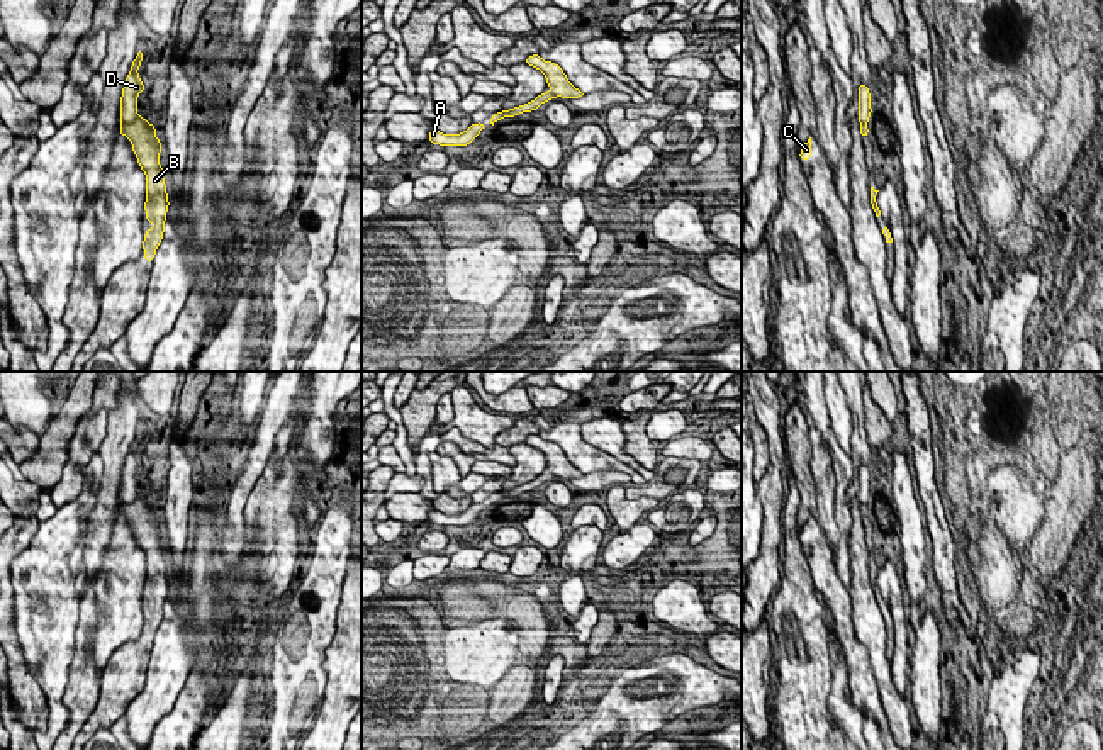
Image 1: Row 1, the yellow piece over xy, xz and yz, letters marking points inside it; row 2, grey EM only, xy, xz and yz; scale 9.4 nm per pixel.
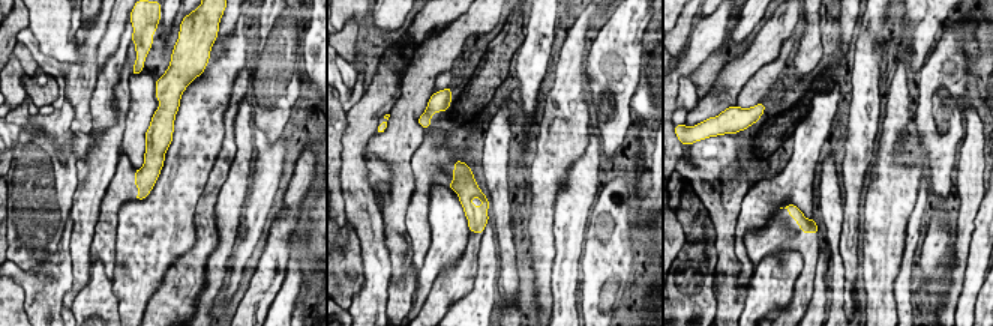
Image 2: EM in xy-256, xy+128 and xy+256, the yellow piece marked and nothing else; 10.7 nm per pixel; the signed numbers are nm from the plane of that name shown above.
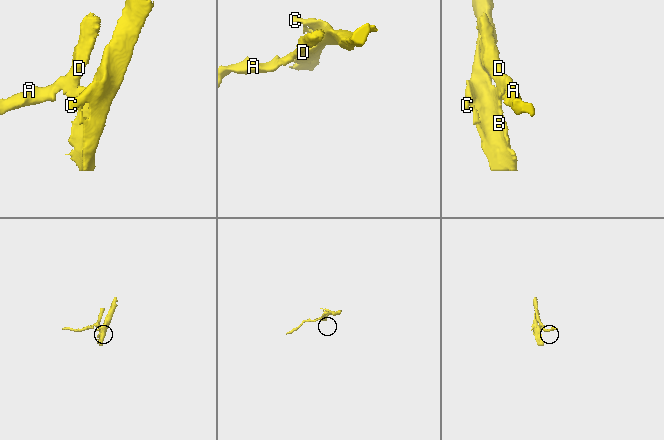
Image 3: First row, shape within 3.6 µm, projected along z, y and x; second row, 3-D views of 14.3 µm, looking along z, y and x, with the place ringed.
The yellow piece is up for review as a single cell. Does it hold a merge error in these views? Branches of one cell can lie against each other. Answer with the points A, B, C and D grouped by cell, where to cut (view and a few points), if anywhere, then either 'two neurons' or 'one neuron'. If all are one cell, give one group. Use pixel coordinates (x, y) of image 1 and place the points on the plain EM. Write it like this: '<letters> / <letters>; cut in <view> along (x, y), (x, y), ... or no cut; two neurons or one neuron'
A D / B C; cut in xy along (138, 498), (123, 504); two neurons

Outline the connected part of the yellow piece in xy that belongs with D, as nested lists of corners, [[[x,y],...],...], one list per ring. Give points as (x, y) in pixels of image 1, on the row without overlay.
[[[139,431],[136,439],[131,445],[131,451],[126,456],[126,463],[122,468],[122,477],[120,477],[120,504],[129,504],[137,499],[137,475],[144,472],[144,463],[141,462],[137,455],[137,448],[143,443],[143,433]]]

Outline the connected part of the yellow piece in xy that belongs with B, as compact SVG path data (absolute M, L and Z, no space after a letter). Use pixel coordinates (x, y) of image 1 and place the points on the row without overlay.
M144 497L122 504L119 516L124 514L137 538L137 545L146 553L146 601L154 602L153 609L146 607L143 630L144 641L154 641L156 630L163 619L166 592L170 587L168 572L160 546L161 521L156 518L156 507Z

